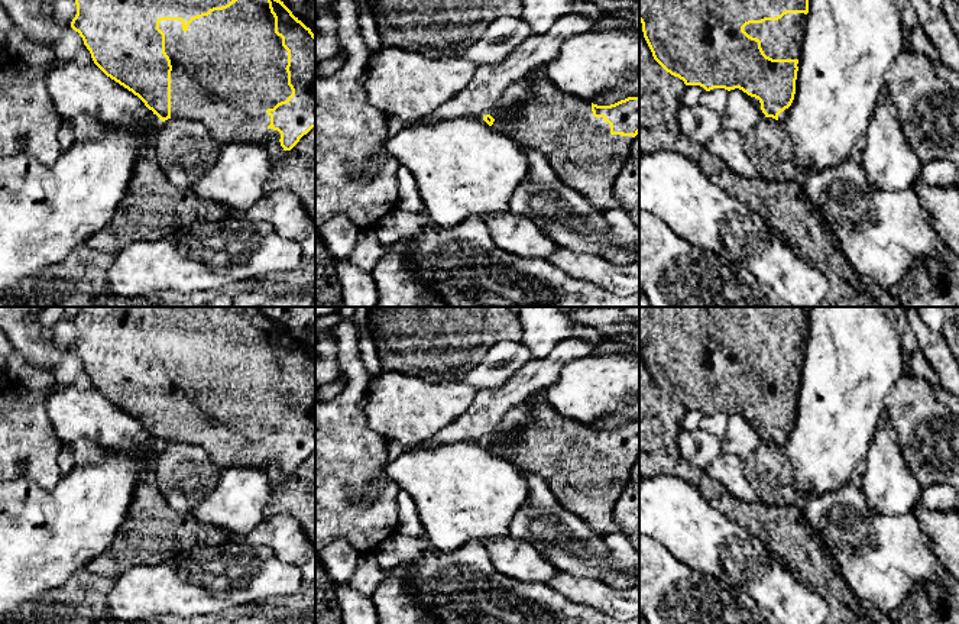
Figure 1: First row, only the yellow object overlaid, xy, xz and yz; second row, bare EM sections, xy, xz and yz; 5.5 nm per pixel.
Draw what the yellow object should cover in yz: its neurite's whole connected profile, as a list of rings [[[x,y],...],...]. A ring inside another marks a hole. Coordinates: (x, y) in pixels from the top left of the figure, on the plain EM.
[[[639,307],[639,346],[654,384],[686,410],[739,413],[765,442],[787,443],[796,418],[810,307]]]

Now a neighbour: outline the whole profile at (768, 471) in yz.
[[[764,442],[742,462],[759,501],[770,505],[803,504],[803,497],[794,488],[794,466],[783,453],[781,446]]]

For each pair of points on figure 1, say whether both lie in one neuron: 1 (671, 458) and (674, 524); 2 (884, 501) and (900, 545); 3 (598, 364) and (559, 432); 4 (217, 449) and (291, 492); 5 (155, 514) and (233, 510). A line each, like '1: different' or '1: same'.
1: different
2: different
3: different
4: different
5: different

